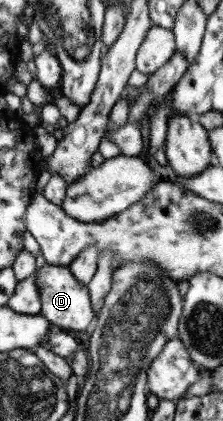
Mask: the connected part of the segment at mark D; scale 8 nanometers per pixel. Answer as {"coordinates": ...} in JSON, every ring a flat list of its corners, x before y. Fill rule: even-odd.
{"coordinates":[[44,263,40,268,36,269,34,275,34,283,38,290,39,303,41,303,41,310,38,314,47,323,54,324,64,332,85,331,94,316,91,305,89,305,87,287,79,284,78,280,74,279,67,266]]}

